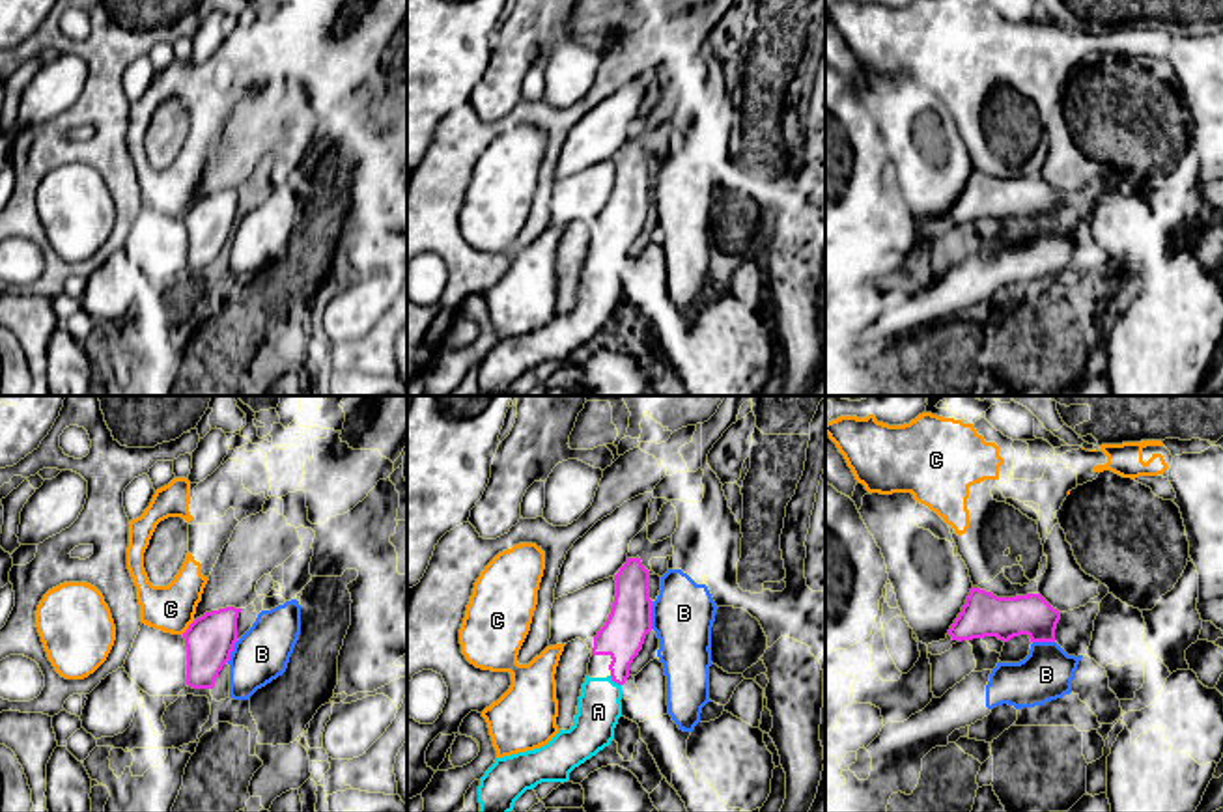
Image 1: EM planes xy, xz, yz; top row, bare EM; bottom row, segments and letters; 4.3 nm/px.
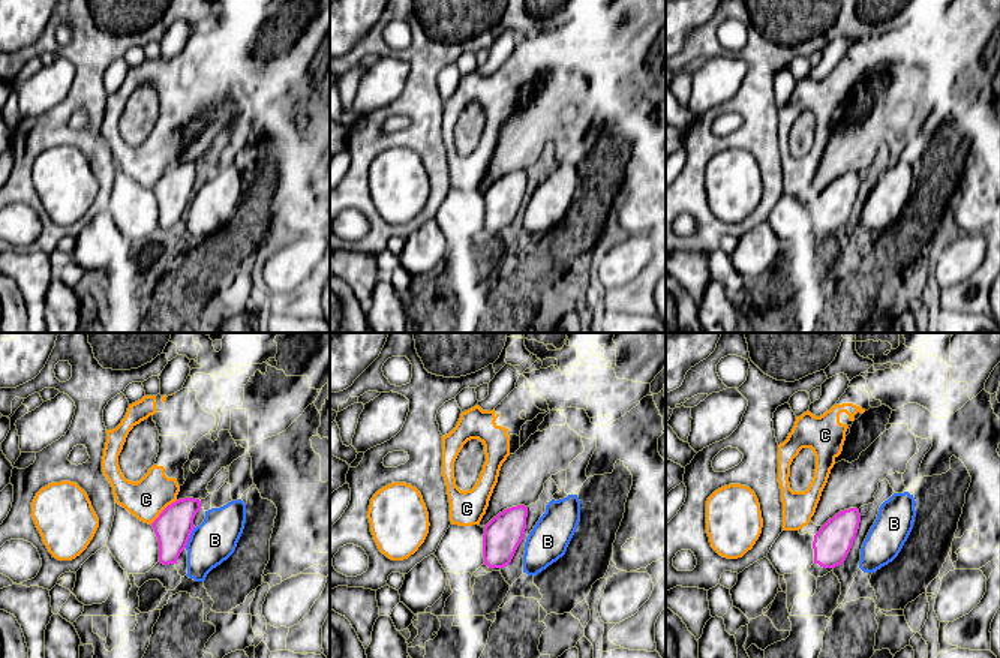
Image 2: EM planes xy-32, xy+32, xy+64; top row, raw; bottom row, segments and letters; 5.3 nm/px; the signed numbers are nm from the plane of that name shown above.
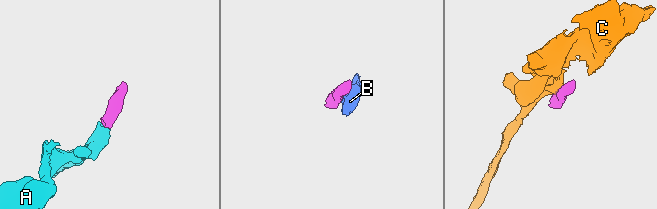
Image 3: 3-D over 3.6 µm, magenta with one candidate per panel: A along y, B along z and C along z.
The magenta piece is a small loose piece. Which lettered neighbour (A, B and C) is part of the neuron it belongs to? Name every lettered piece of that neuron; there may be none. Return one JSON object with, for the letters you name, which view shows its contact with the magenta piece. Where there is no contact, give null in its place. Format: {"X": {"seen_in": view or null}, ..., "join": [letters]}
{"A": {"seen_in": "xz"}, "join": ["A"]}

